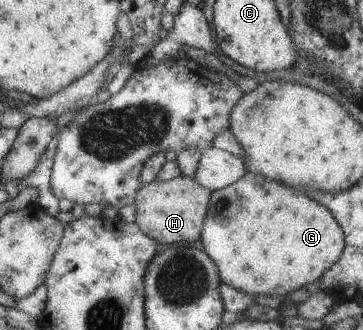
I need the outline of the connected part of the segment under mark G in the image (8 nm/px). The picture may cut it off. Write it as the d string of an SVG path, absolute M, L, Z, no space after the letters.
M247 172L234 184L211 192L200 240L204 252L216 264L221 282L246 294L281 298L319 280L336 264L345 247L344 231L328 208L306 193L300 194L300 191L286 184L256 176L254 172Z

